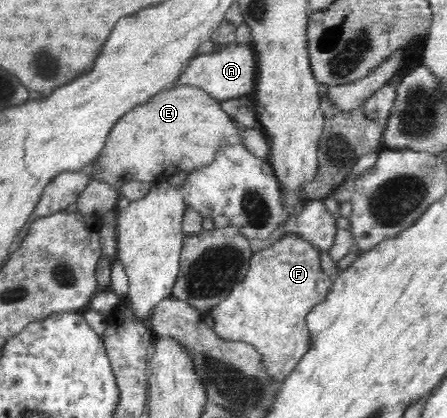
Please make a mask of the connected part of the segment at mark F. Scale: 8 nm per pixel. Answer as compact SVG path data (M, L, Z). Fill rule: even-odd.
M293 230L267 249L255 251L242 282L219 305L203 313L203 326L211 328L221 339L250 343L263 360L267 377L282 383L311 348L306 316L334 286L334 281L321 268L320 254Z

